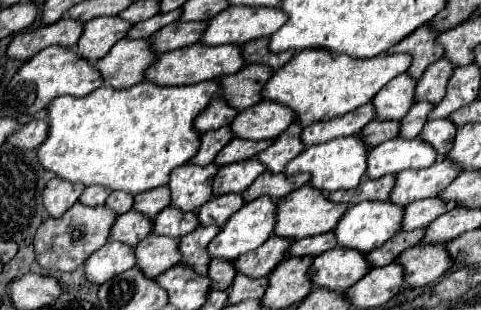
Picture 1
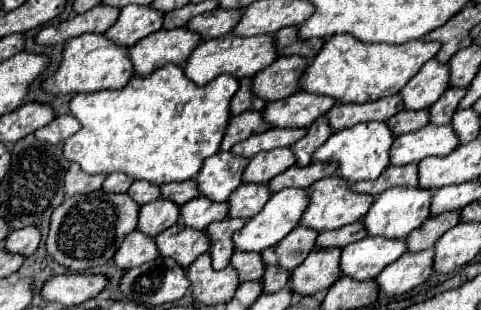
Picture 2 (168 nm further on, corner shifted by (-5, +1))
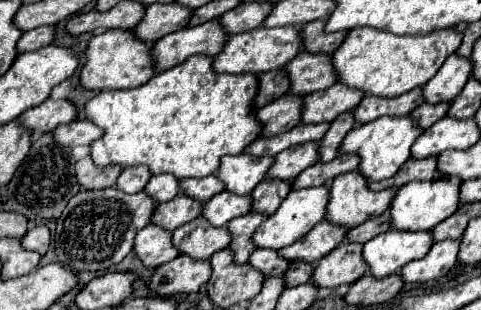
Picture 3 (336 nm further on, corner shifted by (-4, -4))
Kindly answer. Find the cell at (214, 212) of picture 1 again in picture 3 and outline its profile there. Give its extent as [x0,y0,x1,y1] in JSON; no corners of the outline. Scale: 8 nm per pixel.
[253,178,291,214]

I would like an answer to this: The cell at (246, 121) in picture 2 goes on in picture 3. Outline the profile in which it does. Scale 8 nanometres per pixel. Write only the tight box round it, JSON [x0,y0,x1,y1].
[257,94,303,136]

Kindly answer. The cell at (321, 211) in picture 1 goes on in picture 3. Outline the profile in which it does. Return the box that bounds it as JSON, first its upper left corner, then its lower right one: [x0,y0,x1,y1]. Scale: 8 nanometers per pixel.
[327,170,395,228]

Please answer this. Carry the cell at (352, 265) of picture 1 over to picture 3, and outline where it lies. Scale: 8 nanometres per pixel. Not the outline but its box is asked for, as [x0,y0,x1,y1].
[363,230,433,278]

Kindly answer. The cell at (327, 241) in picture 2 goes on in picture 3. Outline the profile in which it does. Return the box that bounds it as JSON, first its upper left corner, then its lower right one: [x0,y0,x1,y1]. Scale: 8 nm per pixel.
[347,212,391,244]

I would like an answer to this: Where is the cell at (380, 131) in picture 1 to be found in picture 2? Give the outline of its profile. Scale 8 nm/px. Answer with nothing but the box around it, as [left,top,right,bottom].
[386,109,428,137]

